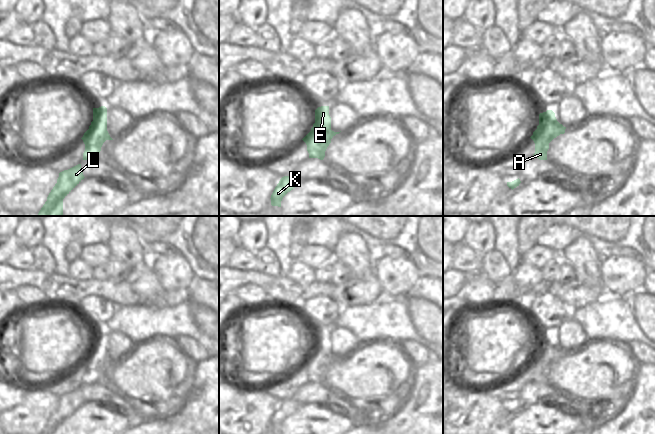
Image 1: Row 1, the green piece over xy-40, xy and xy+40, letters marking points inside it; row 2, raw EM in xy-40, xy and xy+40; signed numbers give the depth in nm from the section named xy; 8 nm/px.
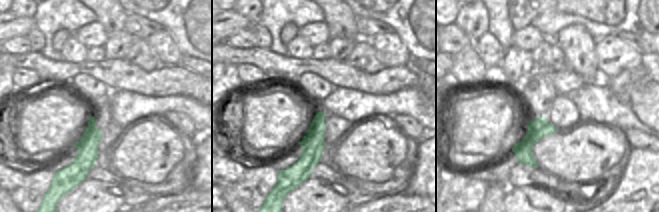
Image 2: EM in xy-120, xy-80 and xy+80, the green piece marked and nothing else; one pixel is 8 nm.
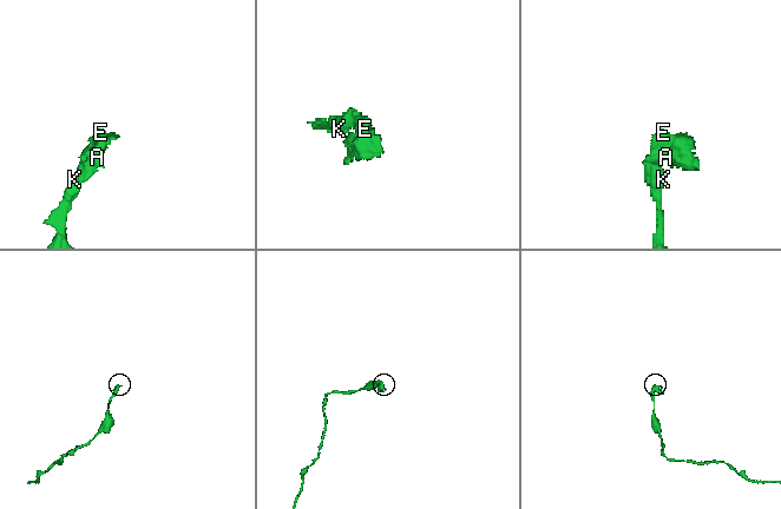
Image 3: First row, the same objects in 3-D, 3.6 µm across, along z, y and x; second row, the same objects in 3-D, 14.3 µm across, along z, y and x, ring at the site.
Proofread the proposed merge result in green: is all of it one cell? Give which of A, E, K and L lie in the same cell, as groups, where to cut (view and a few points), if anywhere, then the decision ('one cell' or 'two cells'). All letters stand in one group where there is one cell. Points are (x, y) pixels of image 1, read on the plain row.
groups A E / K L; cut xy (313, 349), (330, 354); two cells

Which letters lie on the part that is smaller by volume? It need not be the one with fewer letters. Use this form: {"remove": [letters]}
{"remove": ["A", "E"]}

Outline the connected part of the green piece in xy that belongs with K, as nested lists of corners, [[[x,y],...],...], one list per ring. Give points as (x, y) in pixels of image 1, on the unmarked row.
[[[294,398],[282,401],[271,419],[271,429],[281,431],[283,421],[293,414],[300,405]]]

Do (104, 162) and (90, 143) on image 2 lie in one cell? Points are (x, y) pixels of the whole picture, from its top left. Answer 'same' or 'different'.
different

